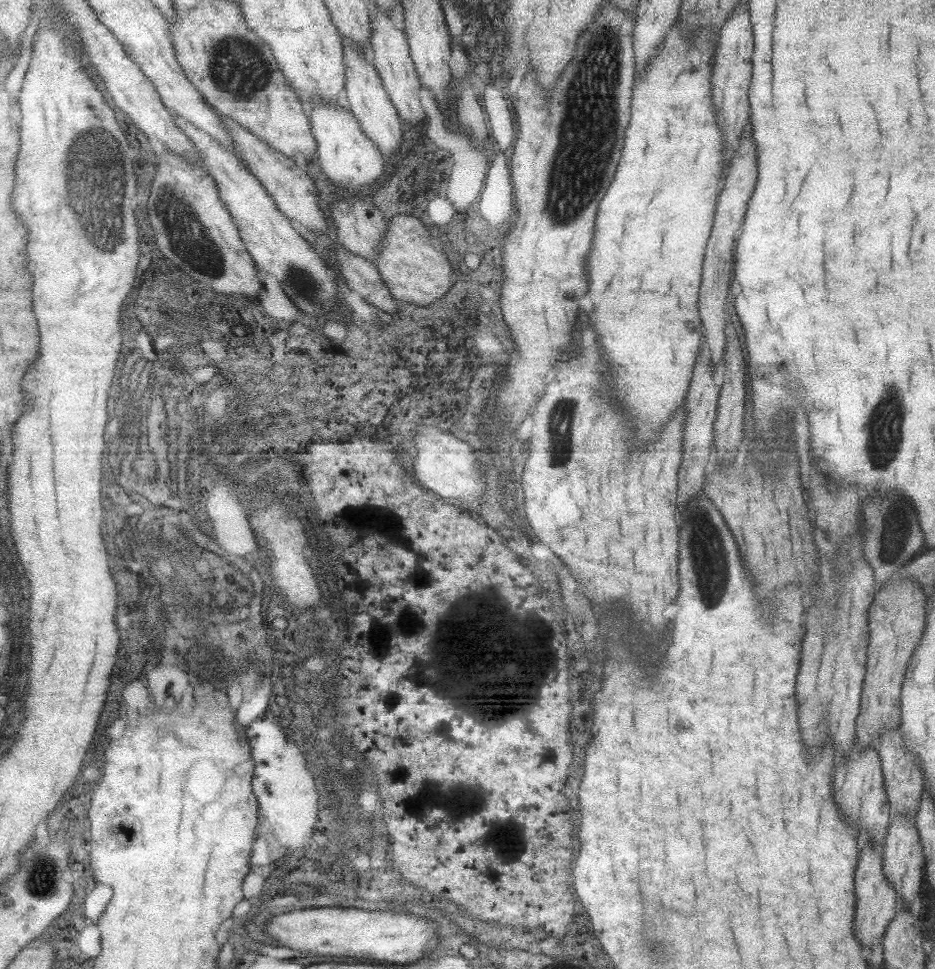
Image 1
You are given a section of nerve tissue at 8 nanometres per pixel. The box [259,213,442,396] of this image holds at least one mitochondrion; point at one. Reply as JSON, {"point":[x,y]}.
{"point":[304,285]}

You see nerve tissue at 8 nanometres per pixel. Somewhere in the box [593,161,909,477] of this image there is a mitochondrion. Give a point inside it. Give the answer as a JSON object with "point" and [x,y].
{"point":[885,430]}

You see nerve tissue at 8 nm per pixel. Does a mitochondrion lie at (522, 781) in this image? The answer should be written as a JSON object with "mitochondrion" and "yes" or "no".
{"mitochondrion":"no"}

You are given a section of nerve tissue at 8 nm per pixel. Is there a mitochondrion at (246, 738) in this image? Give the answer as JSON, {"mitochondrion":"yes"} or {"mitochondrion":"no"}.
{"mitochondrion":"no"}

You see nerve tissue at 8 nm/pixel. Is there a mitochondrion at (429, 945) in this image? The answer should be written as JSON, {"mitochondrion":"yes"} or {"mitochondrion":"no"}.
{"mitochondrion":"no"}

